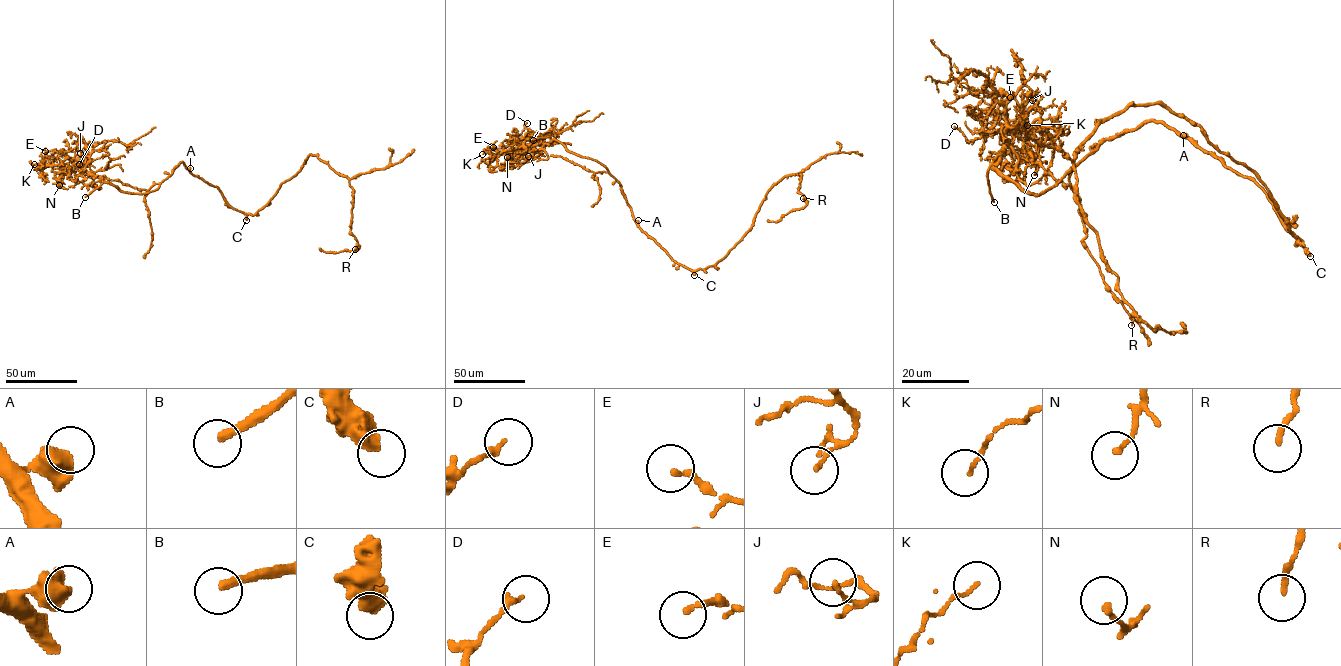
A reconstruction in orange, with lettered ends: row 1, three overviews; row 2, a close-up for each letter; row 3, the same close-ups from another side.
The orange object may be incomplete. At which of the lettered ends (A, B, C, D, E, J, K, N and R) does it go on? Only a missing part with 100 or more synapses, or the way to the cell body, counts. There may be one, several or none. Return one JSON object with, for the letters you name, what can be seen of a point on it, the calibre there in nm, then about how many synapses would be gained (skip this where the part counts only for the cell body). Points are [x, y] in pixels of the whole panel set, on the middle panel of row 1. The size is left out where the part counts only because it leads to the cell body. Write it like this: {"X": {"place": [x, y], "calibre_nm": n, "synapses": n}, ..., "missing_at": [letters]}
{"B": {"place": [533, 140], "calibre_nm": 280}, "missing_at": ["B"]}

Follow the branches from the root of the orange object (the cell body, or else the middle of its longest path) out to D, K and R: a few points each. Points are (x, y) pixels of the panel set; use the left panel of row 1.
D: (226, 201), (183, 162), (146, 193), (122, 192), (89, 174), (83, 163), (84, 170), (78, 171), (79, 164)
K: (226, 201), (216, 186), (194, 176), (183, 162), (157, 189), (146, 193), (124, 192), (76, 166), (34, 164)
R: (226, 201), (254, 215), (310, 154), (316, 155), (345, 176), (352, 188), (355, 249)

